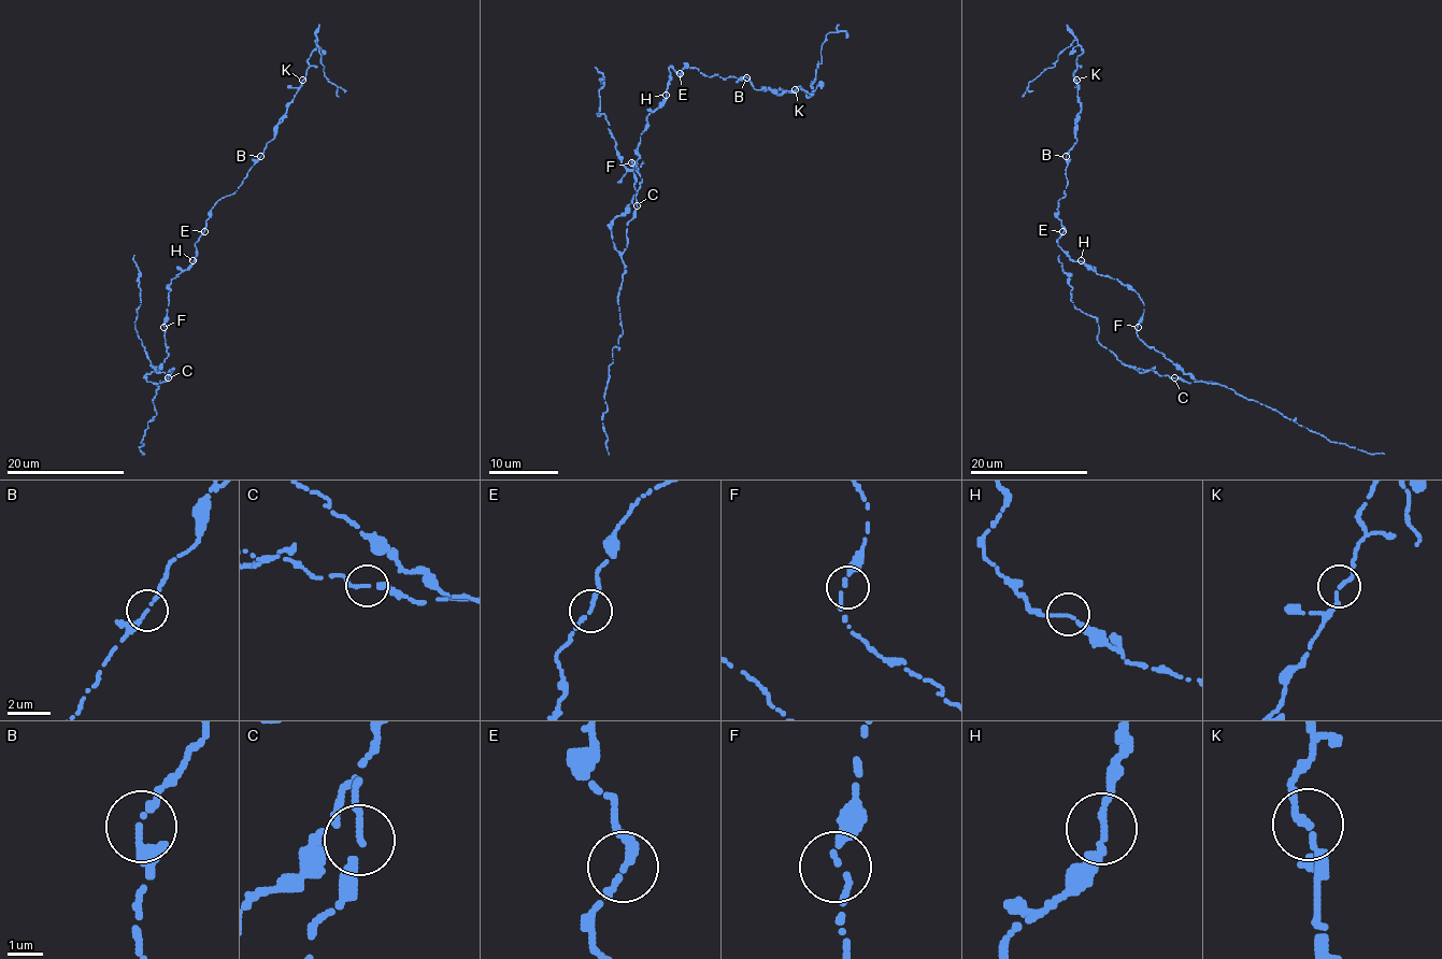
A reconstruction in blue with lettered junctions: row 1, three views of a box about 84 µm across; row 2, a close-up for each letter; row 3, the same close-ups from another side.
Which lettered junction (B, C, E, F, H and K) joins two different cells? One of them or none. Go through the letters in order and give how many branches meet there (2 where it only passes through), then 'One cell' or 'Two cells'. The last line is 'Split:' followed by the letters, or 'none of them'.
B: Branches: 2. One cell
C: Branches: 2. One cell
E: Branches: 2. One cell
F: Branches: 2. One cell
H: Branches: 2. One cell
K: Branches: 2. One cell
Split: none of them

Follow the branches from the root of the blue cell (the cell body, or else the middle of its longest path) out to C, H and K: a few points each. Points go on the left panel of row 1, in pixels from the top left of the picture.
C: (171, 281), (163, 324), (168, 356), (145, 375), (147, 381), (156, 384), (168, 378)
H: (171, 281), (193, 260)
K: (171, 281), (193, 263), (197, 255), (194, 243), (204, 231), (210, 209), (238, 188), (263, 154), (301, 80)

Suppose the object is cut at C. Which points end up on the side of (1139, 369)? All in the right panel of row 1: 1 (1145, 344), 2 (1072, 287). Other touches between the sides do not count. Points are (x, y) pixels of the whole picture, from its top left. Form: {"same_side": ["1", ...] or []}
{"same_side": ["2"]}

